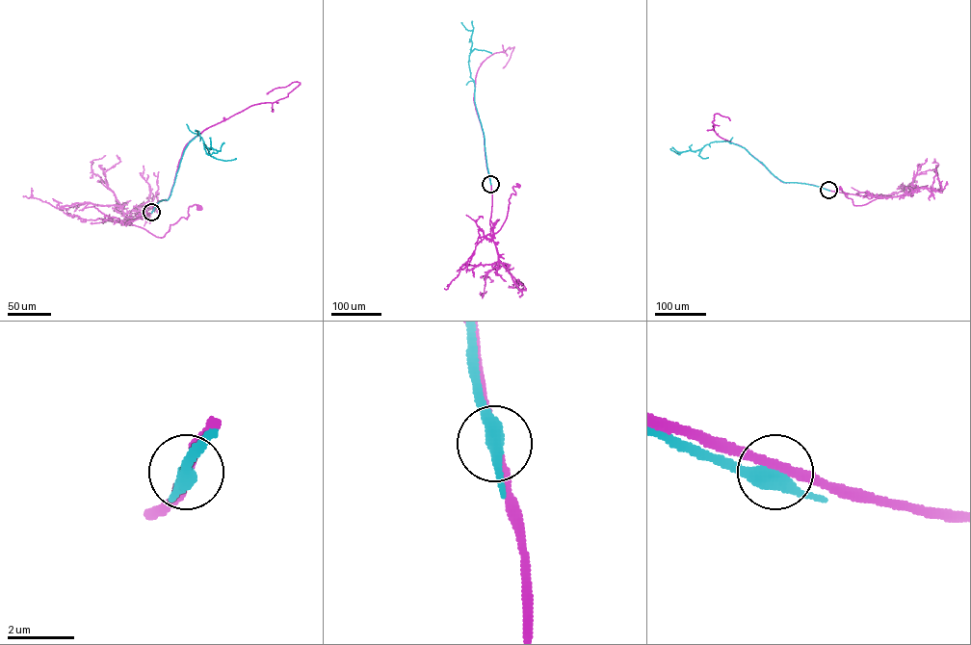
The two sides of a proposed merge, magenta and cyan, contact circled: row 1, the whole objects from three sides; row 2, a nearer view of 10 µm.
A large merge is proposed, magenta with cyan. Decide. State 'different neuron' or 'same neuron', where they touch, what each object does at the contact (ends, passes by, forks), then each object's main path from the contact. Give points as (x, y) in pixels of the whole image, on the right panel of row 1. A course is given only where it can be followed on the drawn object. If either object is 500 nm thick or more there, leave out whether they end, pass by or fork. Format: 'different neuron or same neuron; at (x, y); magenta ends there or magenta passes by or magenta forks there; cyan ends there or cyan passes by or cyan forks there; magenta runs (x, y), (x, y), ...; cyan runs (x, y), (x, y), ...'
different neuron; at (828, 190); magenta passes by; cyan passes by; magenta runs (828, 190), (879, 197), (854, 205), (839, 189); cyan runs (828, 190), (781, 181), (744, 147), (726, 141), (711, 142), (698, 150), (679, 154), (670, 148)

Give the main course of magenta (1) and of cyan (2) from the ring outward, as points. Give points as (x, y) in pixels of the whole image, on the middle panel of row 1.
1: (490, 183), (491, 236), (505, 219), (511, 194), (515, 193), (512, 187), (518, 185)
2: (490, 183), (468, 64), (473, 30), (468, 30), (460, 22)

